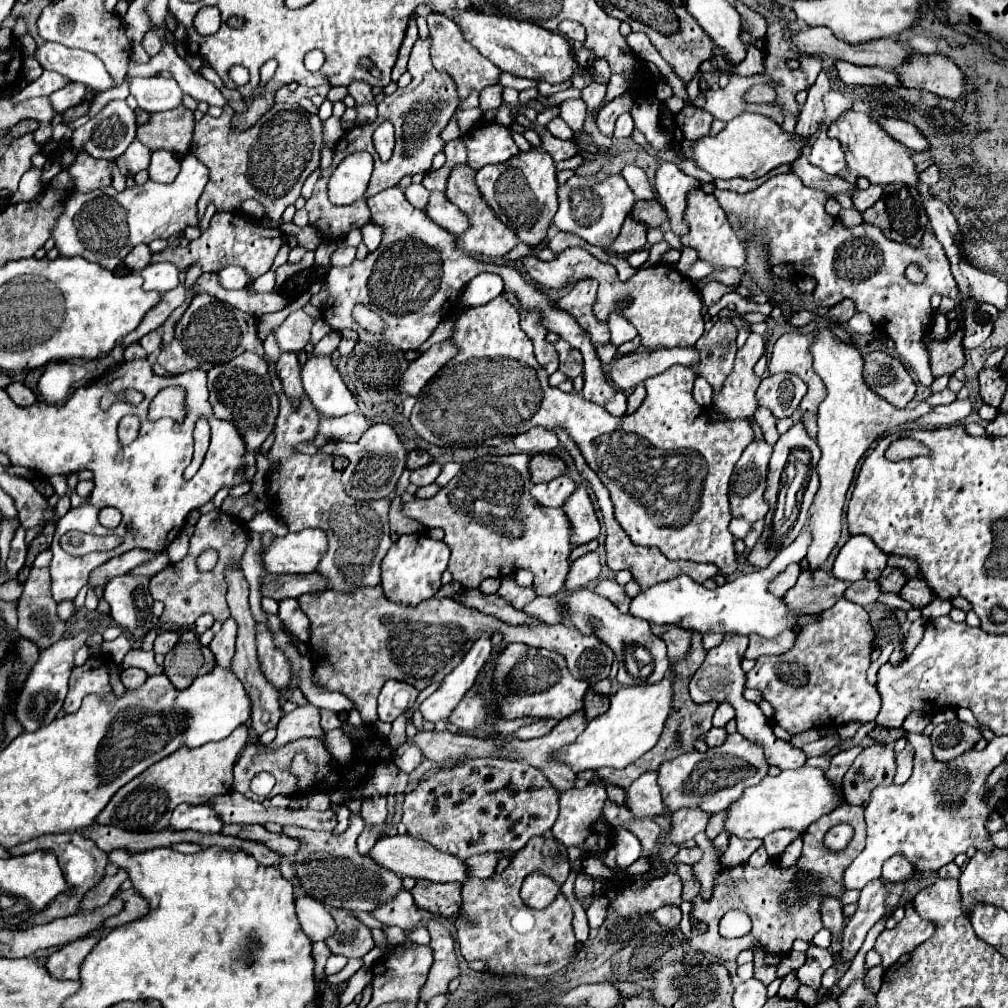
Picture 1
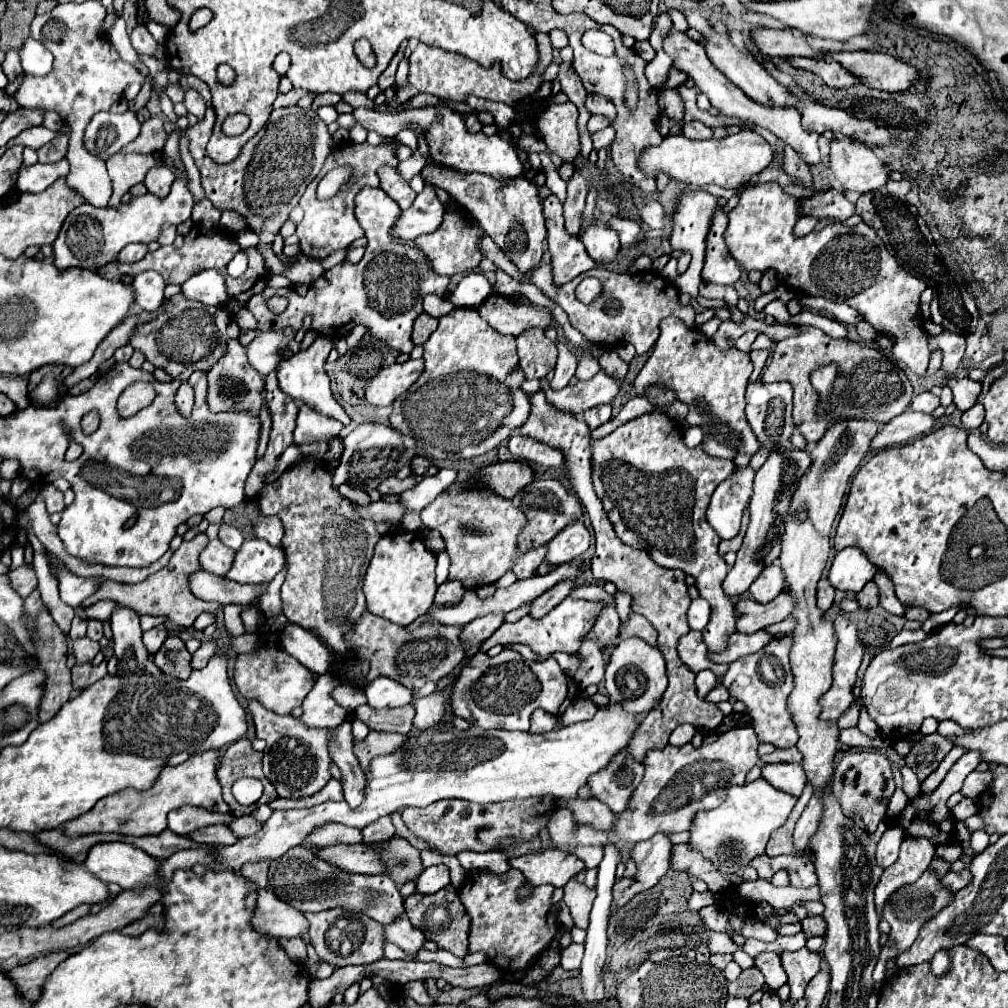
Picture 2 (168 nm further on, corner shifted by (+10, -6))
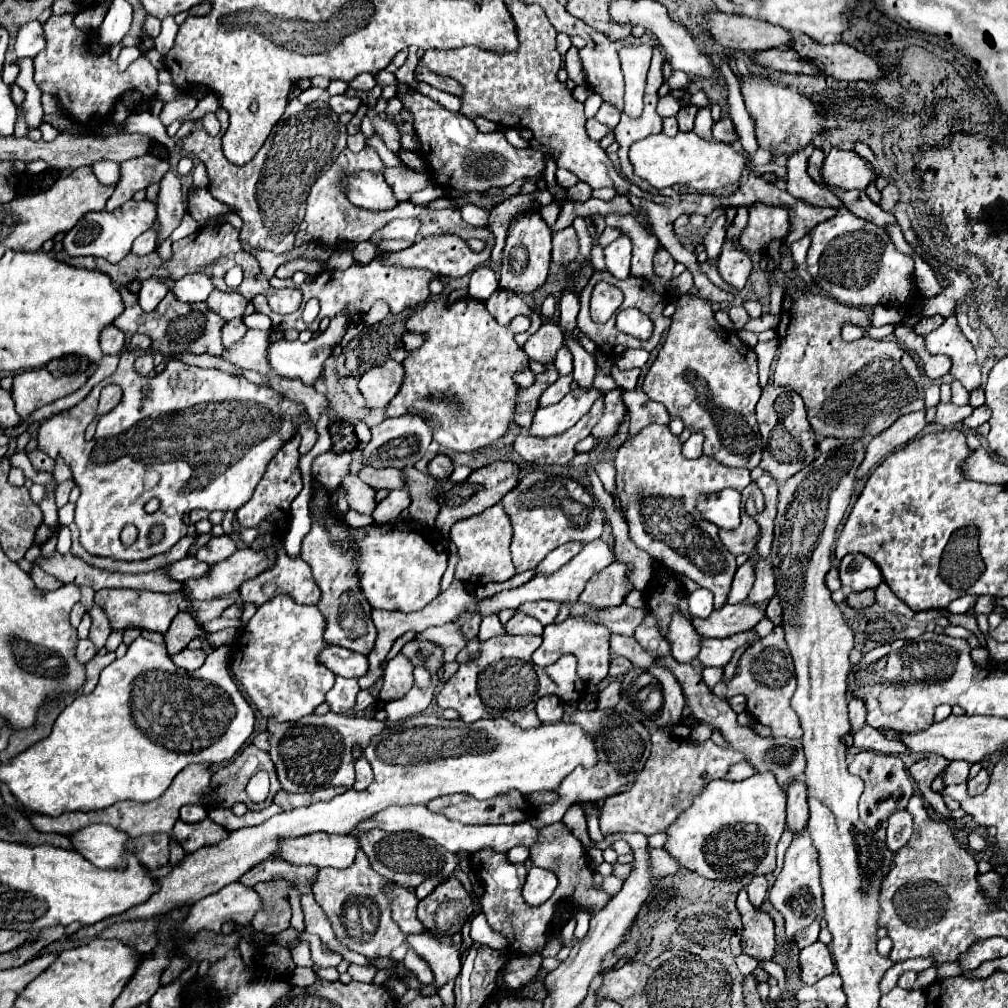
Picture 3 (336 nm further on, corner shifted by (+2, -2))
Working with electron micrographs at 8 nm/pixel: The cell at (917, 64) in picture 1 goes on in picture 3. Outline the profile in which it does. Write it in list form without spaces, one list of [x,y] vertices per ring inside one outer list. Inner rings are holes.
[[[795,37],[789,45],[803,59],[815,63],[825,75],[845,81],[877,81],[883,77],[881,65],[869,57],[865,51],[855,49],[847,43],[823,45],[813,41],[811,37]]]

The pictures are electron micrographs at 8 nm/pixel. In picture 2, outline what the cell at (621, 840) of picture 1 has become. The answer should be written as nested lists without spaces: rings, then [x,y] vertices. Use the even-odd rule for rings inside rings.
[[[605,845],[605,857],[599,865],[599,877],[597,877],[597,899],[595,899],[595,905],[591,909],[591,923],[589,923],[589,929],[587,929],[587,939],[585,939],[585,957],[583,957],[583,963],[581,963],[581,987],[583,987],[583,995],[587,999],[587,1003],[591,1005],[597,1005],[605,999],[605,991],[603,991],[603,967],[605,967],[605,947],[607,947],[607,921],[609,921],[609,915],[611,915],[611,901],[613,901],[613,895],[611,895],[611,889],[613,889],[613,883],[615,883],[615,869],[617,869],[617,863],[621,861],[621,853],[617,847],[613,845]]]

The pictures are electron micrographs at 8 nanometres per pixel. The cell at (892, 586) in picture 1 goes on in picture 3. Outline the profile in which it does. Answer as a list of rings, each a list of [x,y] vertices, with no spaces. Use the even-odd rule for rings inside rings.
[[[869,589],[869,591],[861,591],[861,593],[849,593],[847,595],[847,603],[851,607],[857,607],[857,609],[869,607],[869,605],[875,603],[875,591]]]

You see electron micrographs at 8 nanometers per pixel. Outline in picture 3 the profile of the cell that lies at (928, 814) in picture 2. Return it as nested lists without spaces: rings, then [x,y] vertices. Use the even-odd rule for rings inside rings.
[[[951,761],[947,765],[947,785],[957,785],[957,783],[965,783],[967,775],[969,775],[969,761]]]

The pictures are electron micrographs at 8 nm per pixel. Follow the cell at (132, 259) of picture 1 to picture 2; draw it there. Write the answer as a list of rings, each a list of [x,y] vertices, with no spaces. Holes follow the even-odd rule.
[[[133,243],[133,245],[127,245],[121,249],[119,253],[119,261],[121,263],[135,263],[135,261],[141,261],[147,253],[147,245],[145,243]]]

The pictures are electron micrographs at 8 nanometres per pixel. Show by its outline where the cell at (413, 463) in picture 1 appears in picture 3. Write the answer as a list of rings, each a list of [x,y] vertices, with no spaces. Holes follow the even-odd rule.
[[[435,455],[431,461],[429,461],[429,473],[435,477],[435,479],[445,479],[453,473],[453,465],[451,465],[451,459],[447,455]]]

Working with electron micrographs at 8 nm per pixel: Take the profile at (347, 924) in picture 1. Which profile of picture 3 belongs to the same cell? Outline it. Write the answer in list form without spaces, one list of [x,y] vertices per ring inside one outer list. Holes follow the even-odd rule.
[[[359,851],[353,865],[347,869],[333,869],[333,867],[321,869],[317,883],[313,885],[315,901],[325,911],[335,931],[335,937],[341,941],[343,947],[361,953],[367,959],[389,957],[391,951],[405,941],[405,933],[401,933],[401,929],[393,923],[389,901],[381,891],[385,883],[387,883],[385,877],[377,875],[371,869],[365,853]]]

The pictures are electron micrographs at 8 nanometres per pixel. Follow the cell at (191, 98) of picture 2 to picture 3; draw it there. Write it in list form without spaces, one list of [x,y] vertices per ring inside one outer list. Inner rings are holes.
[[[205,113],[205,117],[201,117],[201,125],[205,127],[205,131],[209,135],[217,135],[219,133],[219,121],[217,121],[215,113]]]

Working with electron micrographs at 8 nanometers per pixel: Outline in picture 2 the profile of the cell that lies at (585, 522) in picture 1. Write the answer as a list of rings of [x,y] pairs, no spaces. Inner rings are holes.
[[[575,521],[567,529],[563,529],[557,537],[553,537],[553,541],[549,541],[545,563],[549,563],[551,567],[569,563],[575,557],[583,555],[587,549],[589,549],[589,531],[581,521]]]

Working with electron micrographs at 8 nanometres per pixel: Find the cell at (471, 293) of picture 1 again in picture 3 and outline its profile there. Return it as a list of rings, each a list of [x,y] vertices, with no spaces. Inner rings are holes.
[[[481,265],[471,273],[467,295],[477,301],[487,301],[491,297],[491,293],[497,289],[499,289],[499,281],[497,281],[495,273],[489,267]]]

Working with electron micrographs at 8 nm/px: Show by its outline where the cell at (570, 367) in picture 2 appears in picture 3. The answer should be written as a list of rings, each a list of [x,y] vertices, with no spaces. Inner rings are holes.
[[[561,375],[561,377],[559,377],[551,387],[547,387],[547,391],[541,395],[539,407],[559,403],[559,401],[571,391],[571,381],[573,381],[573,375]]]

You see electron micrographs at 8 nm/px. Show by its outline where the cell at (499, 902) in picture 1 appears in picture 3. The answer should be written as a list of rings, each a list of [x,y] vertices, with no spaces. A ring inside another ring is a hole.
[[[481,849],[473,853],[471,861],[473,861],[473,869],[477,869],[477,875],[483,881],[485,891],[481,895],[481,909],[491,929],[501,933],[509,941],[511,949],[521,951],[525,955],[537,953],[539,947],[547,943],[549,925],[555,915],[555,903],[561,899],[561,895],[553,893],[551,901],[545,901],[539,907],[529,907],[527,903],[523,903],[523,897],[521,897],[521,885],[525,883],[525,875],[527,875],[527,869],[523,863],[513,865],[507,861],[505,853],[495,853],[489,849]]]

